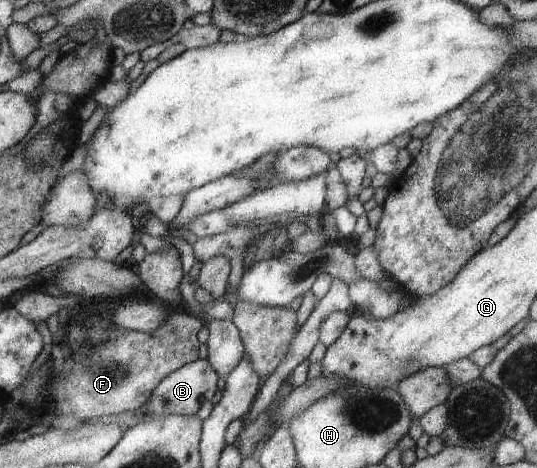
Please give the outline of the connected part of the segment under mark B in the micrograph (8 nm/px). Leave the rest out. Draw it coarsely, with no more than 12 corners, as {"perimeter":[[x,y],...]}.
{"perimeter":[[197,358],[159,380],[141,422],[195,414],[219,376]]}

